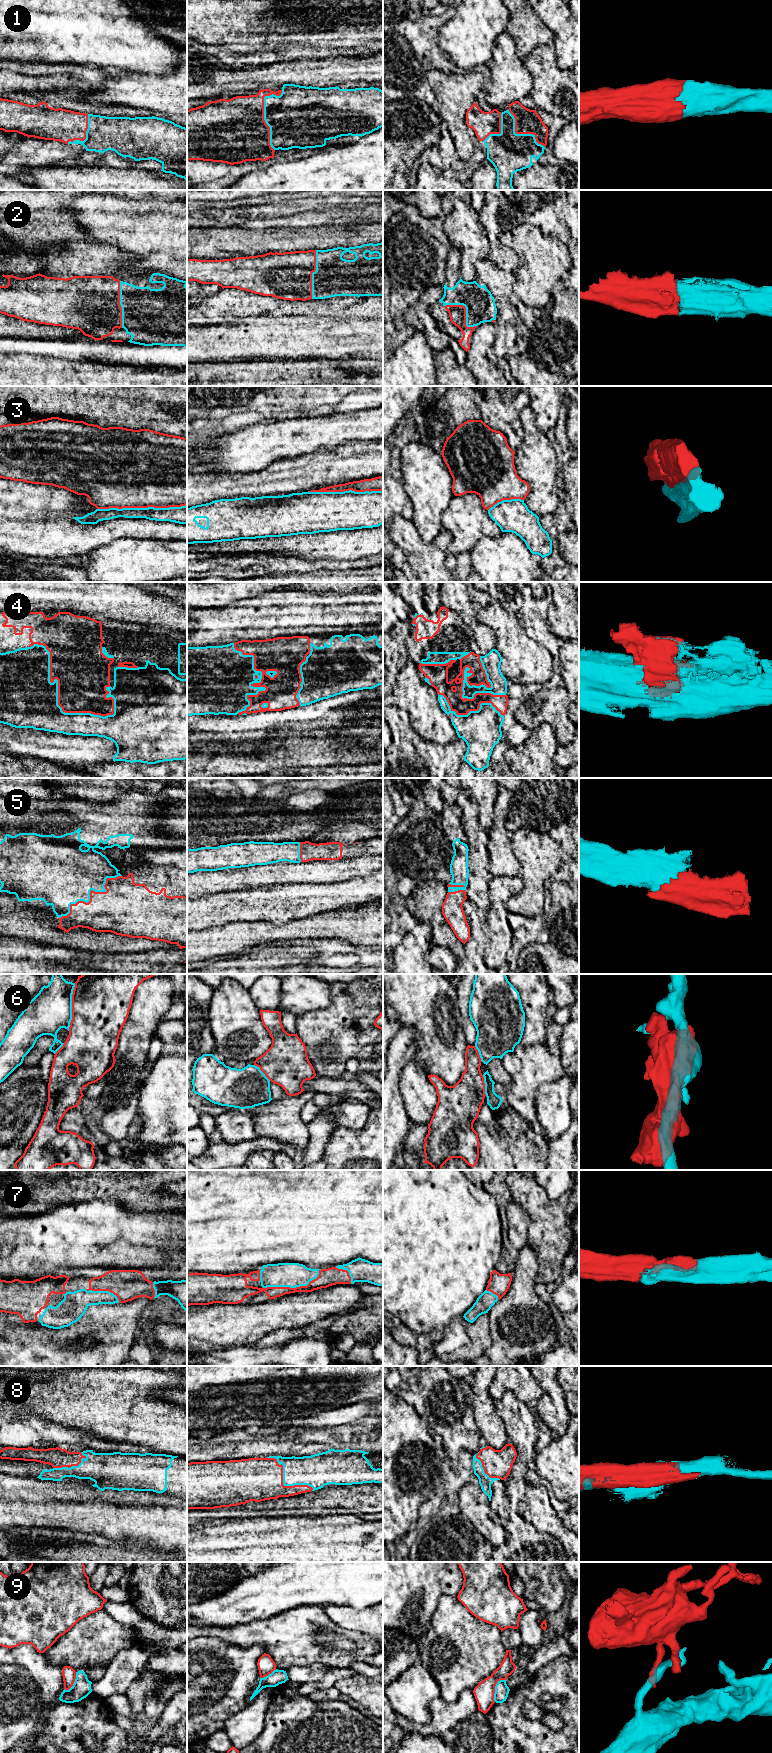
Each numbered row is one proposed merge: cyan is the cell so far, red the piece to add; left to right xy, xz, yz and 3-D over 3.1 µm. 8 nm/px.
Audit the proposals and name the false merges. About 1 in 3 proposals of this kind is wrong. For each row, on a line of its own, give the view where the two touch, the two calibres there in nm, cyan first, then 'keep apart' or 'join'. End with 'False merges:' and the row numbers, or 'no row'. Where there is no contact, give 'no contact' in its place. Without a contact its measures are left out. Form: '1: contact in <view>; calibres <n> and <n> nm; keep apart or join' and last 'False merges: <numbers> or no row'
1: contact in xz; calibres 440 and 460 nm; join
2: contact in yz; calibres 240 and 140 nm; join
3: contact in xy; calibres 120 and 500 nm; keep apart
4: contact in xy; calibres 460 and 420 nm; keep apart
5: contact in xy; calibres 480 and 340 nm; join
6: contact in xy; calibres 340 and 480 nm; keep apart
7: contact in xz; calibres 200 and 120 nm; join
8: contact in xz; calibres 240 and 360 nm; join
9: contact in yz; calibres 110 and 160 nm; keep apart
False merges: 3, 4, 6, 9

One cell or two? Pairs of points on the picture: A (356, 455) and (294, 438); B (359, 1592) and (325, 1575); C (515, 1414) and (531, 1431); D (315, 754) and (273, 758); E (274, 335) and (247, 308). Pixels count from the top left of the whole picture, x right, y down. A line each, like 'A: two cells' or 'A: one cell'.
A: two cells
B: one cell
C: one cell
D: one cell
E: two cells

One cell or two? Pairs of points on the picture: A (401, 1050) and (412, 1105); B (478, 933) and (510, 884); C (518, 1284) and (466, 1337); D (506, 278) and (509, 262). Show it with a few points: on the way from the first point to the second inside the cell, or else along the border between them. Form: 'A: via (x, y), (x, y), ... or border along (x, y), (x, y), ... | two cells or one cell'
A: border along (412, 1059), (401, 1072), (399, 1090) | two cells
B: border along (486, 911), (487, 922) | two cells
C: border along (487, 1313), (491, 1338) | two cells
D: border along (488, 257), (502, 269), (513, 273) | two cells

